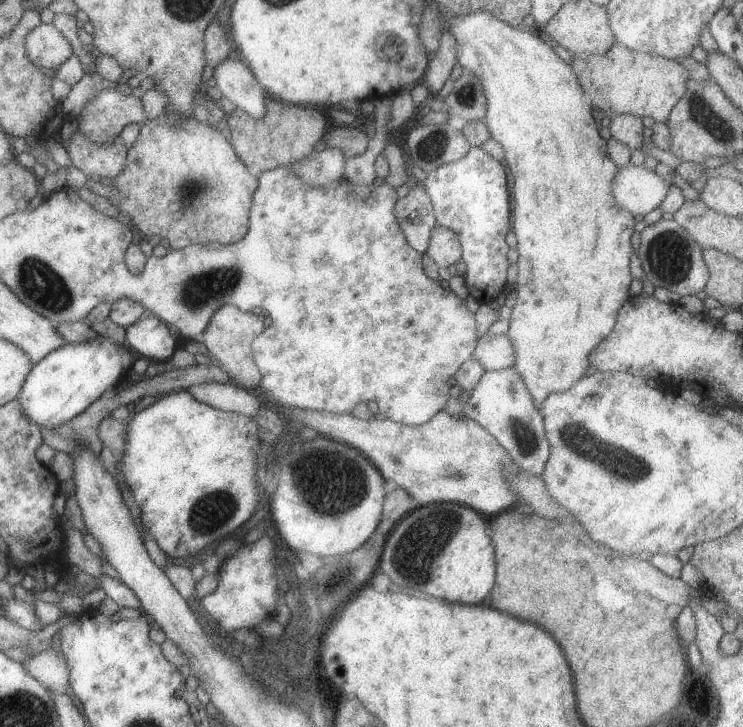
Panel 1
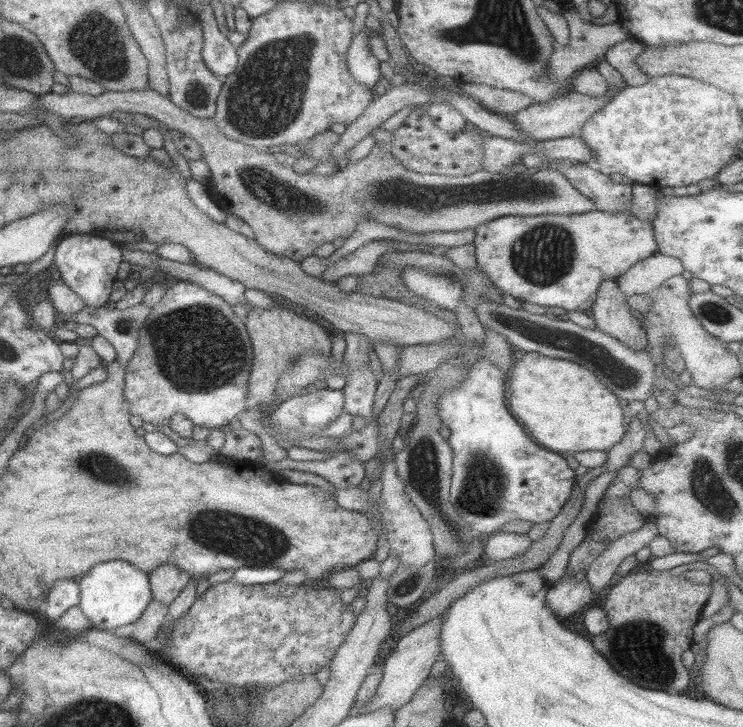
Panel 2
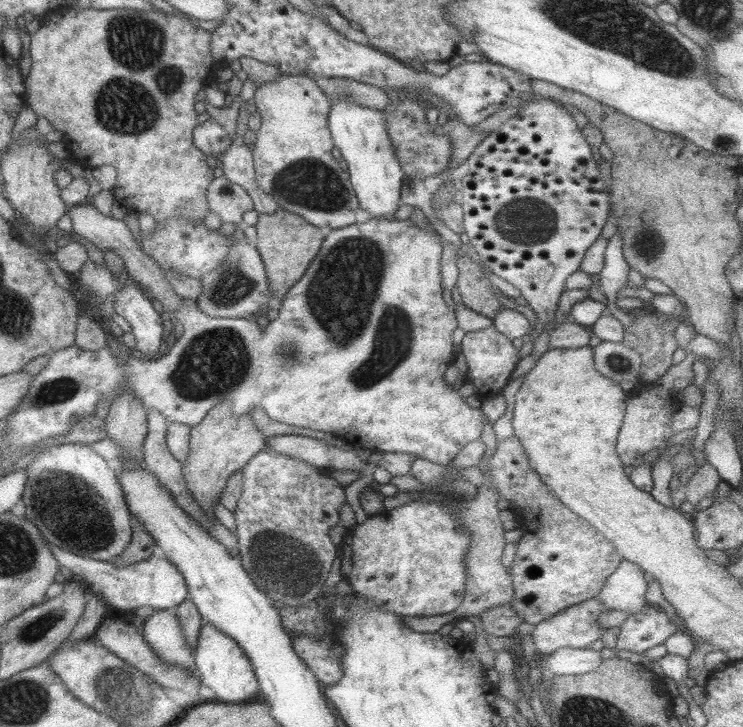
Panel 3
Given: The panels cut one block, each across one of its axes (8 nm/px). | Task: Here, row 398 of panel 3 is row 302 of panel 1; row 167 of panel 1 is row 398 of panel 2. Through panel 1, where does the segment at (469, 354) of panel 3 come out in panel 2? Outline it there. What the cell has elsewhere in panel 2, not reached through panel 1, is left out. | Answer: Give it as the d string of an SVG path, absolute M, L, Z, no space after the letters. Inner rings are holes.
M479 358L467 372L465 380L455 392L443 394L437 402L439 416L443 426L451 428L447 444L453 450L453 476L449 488L449 504L457 512L457 516L471 528L471 532L483 534L485 538L499 532L499 528L509 520L527 520L529 524L551 522L563 506L569 502L575 486L575 474L567 464L563 454L555 454L529 438L527 430L515 422L513 414L503 402L507 378L503 372L487 362L487 358Z

